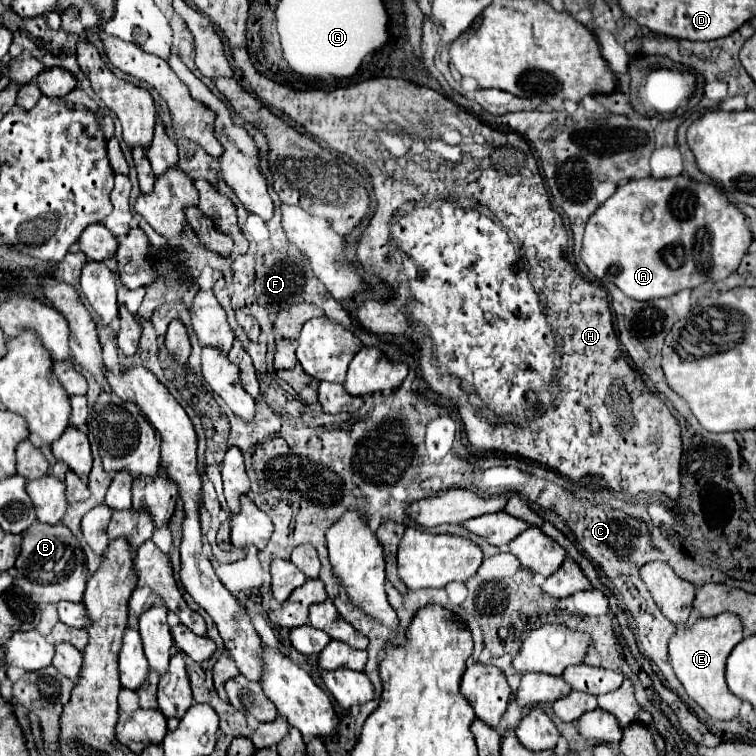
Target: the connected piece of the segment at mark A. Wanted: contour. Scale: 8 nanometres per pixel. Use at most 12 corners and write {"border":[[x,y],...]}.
{"border":[[637,179],[581,261],[651,301],[729,277],[753,241],[711,183]]}

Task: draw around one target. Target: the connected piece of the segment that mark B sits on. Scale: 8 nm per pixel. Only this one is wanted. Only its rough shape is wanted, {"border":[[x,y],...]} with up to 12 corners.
{"border":[[33,523],[15,585],[85,627],[85,555],[63,525]]}

